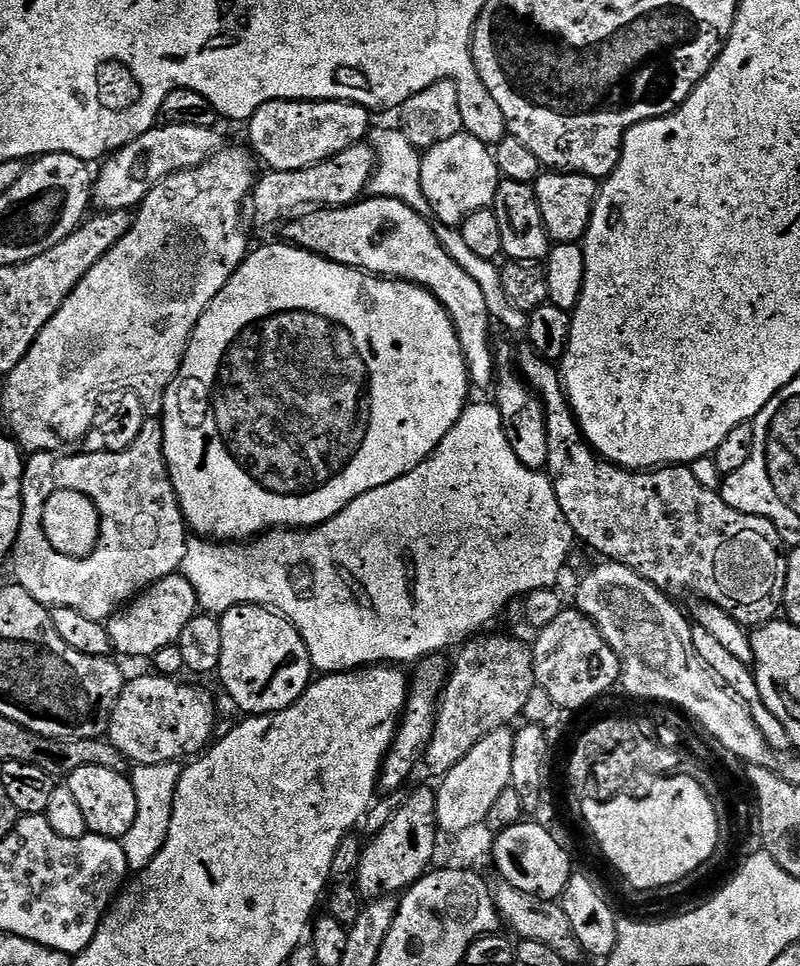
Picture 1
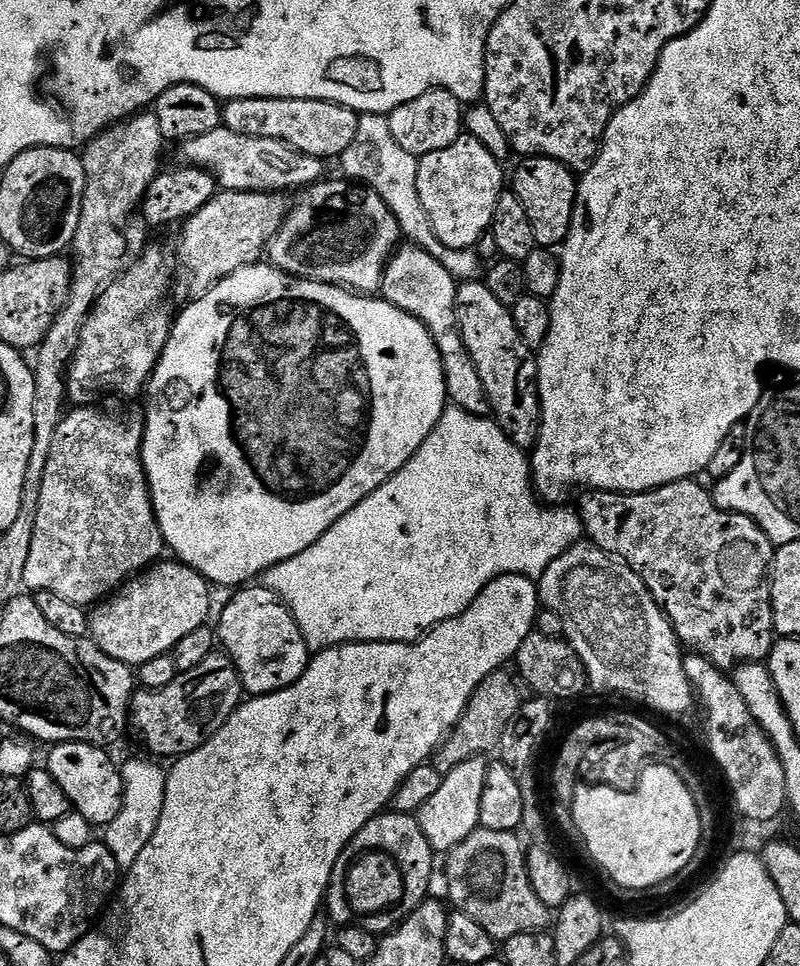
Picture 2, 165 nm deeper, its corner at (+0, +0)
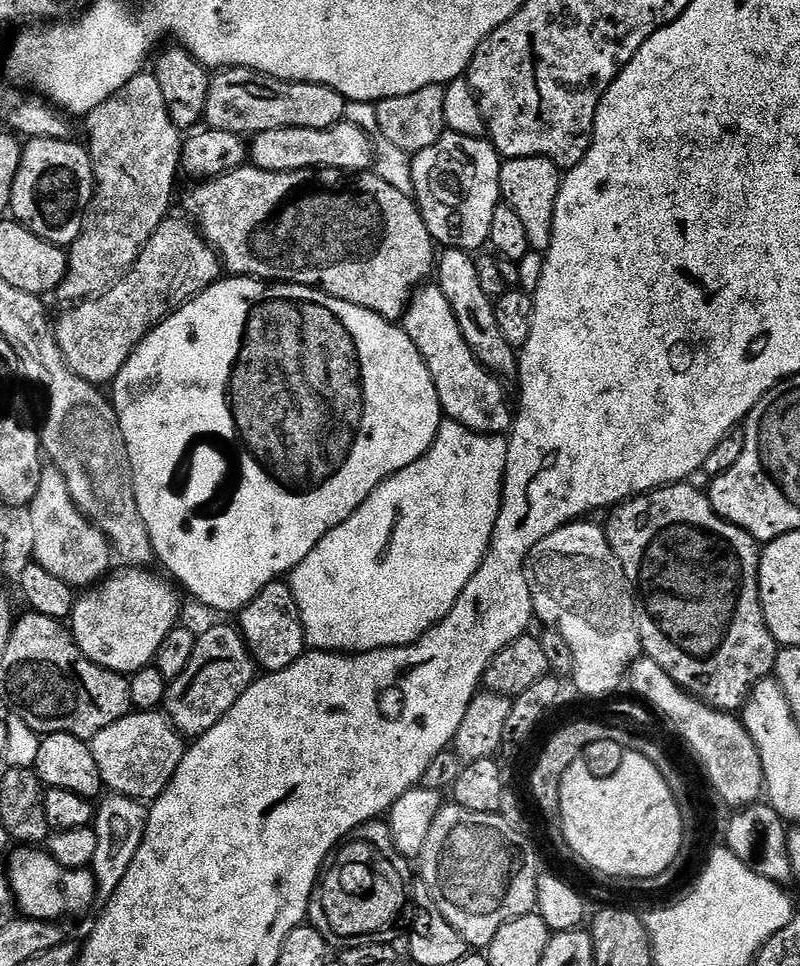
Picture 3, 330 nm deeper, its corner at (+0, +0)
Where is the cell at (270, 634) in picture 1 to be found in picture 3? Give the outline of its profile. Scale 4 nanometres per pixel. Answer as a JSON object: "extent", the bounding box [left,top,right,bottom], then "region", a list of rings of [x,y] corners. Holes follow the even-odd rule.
{"extent":[238,582,305,673],"region":[[[273,582],[267,584],[263,592],[241,608],[238,613],[238,627],[248,649],[252,651],[252,659],[265,673],[286,670],[305,655],[304,627],[300,621],[300,611],[292,597],[292,589],[287,583]]]}

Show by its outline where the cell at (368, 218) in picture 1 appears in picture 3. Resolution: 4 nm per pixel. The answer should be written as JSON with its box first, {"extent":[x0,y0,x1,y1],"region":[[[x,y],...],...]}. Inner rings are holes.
{"extent":[402,282,514,436],"region":[[[428,282],[413,292],[402,317],[402,327],[410,342],[418,346],[418,354],[422,354],[430,370],[430,378],[434,378],[440,411],[447,419],[484,436],[499,436],[511,429],[514,408],[504,397],[501,377],[489,372],[476,359],[470,346],[466,346],[458,318],[454,310],[450,310],[450,302],[446,302],[446,294],[442,294],[439,284]]]}

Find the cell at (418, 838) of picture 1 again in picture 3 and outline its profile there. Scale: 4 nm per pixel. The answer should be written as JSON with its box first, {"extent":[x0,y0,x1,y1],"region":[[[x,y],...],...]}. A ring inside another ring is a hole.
{"extent":[307,818,414,950],"region":[[[377,818],[368,824],[360,824],[349,836],[340,841],[325,863],[320,879],[308,903],[307,919],[311,927],[322,934],[322,938],[333,949],[343,950],[352,947],[364,947],[367,944],[393,943],[396,936],[396,919],[400,911],[408,904],[408,883],[414,880],[414,872],[408,869],[409,857],[403,856],[394,846],[394,838],[390,834],[387,823]]]}

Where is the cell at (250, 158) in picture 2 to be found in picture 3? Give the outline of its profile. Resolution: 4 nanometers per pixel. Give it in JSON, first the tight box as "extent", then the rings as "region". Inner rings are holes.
{"extent":[250,122,373,174],"region":[[[345,122],[326,130],[275,128],[255,133],[250,144],[253,165],[269,174],[300,172],[303,168],[337,168],[339,172],[363,172],[373,167],[373,137],[358,125]]]}

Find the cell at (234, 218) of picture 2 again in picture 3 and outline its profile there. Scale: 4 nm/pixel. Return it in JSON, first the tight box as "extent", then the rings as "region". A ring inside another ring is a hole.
{"extent":[55,218,221,385],"region":[[[166,218],[154,230],[132,269],[118,283],[99,296],[64,310],[68,312],[55,321],[57,344],[78,378],[92,385],[111,385],[130,354],[166,317],[221,279],[220,258],[195,223],[172,219]]]}

